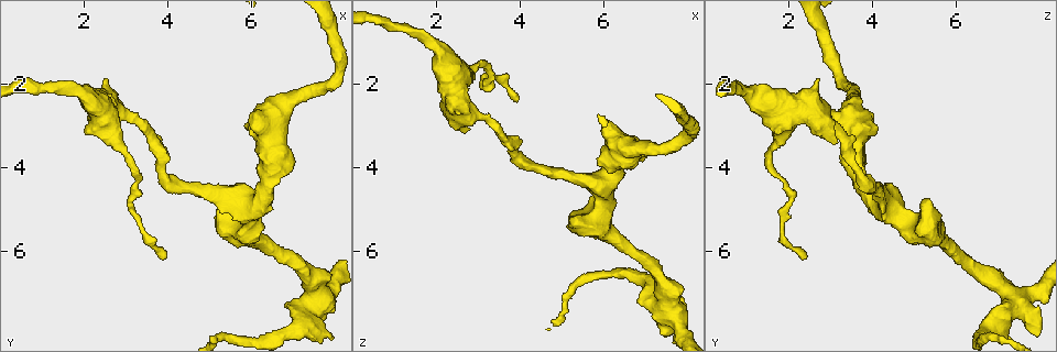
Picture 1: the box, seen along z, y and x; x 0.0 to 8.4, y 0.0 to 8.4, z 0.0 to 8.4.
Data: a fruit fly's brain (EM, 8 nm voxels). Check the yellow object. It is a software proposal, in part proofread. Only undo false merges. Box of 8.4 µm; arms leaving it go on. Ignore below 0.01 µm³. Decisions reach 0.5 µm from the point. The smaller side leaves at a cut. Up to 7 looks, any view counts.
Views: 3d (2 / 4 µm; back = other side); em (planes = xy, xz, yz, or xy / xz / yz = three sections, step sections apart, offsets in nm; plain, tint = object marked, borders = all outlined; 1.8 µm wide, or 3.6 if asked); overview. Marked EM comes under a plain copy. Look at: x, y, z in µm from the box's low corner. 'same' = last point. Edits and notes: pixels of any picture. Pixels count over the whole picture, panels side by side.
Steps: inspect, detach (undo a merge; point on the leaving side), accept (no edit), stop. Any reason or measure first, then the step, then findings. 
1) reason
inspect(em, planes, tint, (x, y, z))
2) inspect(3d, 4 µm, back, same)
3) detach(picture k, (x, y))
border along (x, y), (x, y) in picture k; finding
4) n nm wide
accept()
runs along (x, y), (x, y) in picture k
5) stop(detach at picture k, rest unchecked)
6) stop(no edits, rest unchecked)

abrupt turn
inspect(3d, 4 µm, (6.15, 4.85, 4.20))

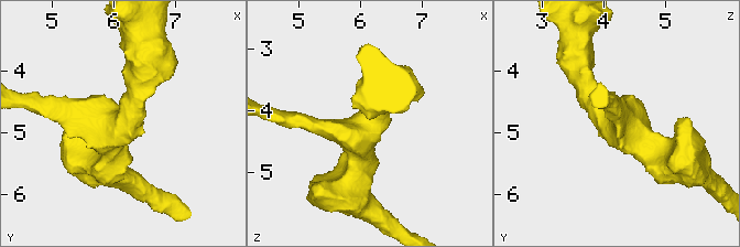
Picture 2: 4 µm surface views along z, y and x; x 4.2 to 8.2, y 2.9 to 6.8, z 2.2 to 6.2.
3 arms; arms of 280, 320, 500 nm; now the EM
inspect(em, 3.6 µm, planes, tint, (6.20, 4.85, 4.15))

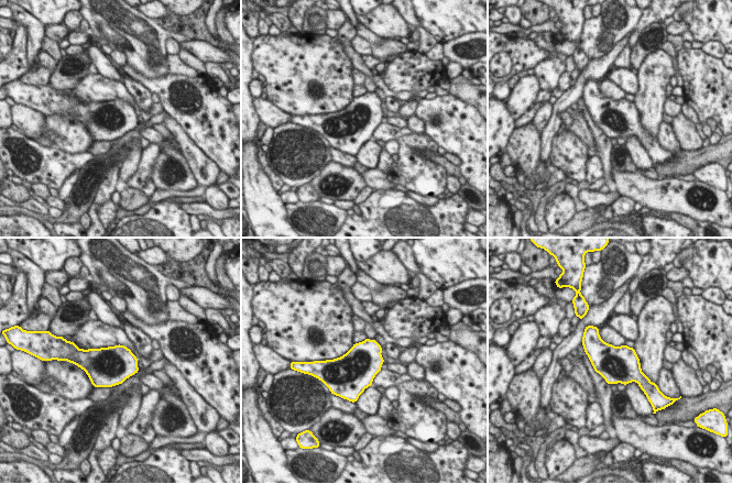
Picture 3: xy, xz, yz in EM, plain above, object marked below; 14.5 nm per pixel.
accept()
continuous, no second neuron

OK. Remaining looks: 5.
small branch off a trunk
inspect(em, planes, tint, (2.70, 2.65, 2.70))

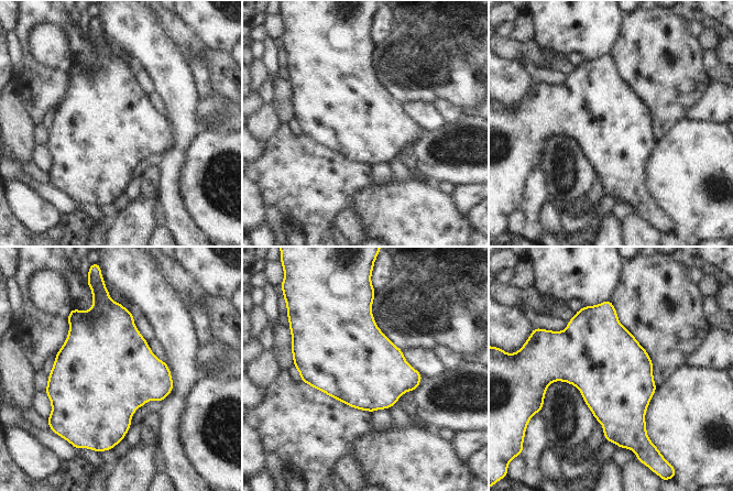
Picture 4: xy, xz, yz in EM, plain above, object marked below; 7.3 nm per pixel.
accept()
one neuron here

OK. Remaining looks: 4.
inspect(em, 3.6 µm, planes, tint, (3.10, 3.90, 1.50))

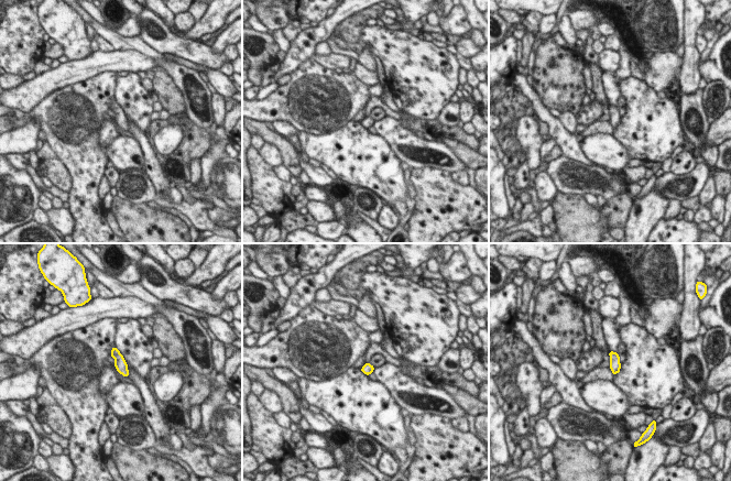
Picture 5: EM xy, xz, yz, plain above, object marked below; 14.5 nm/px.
160 nm wide
accept()
one neuron here

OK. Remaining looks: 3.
stop(no edits, rest unchecked)

